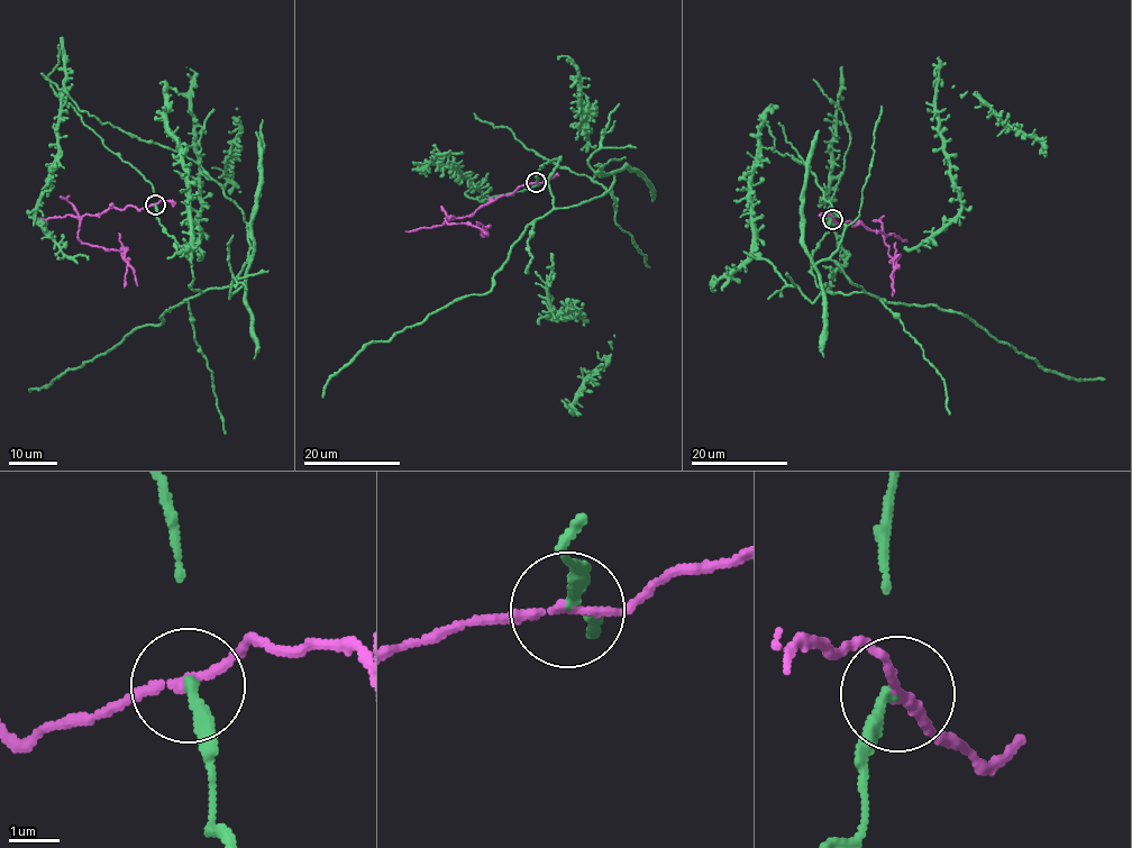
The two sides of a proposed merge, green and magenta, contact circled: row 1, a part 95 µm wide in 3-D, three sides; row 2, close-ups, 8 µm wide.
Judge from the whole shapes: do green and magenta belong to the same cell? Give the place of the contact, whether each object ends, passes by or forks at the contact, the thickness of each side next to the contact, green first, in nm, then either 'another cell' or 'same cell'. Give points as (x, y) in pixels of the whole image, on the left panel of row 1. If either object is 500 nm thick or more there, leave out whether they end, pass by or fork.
place (155, 204); green ends; magenta passes by; calibres 200 and 170 nm; another cell

